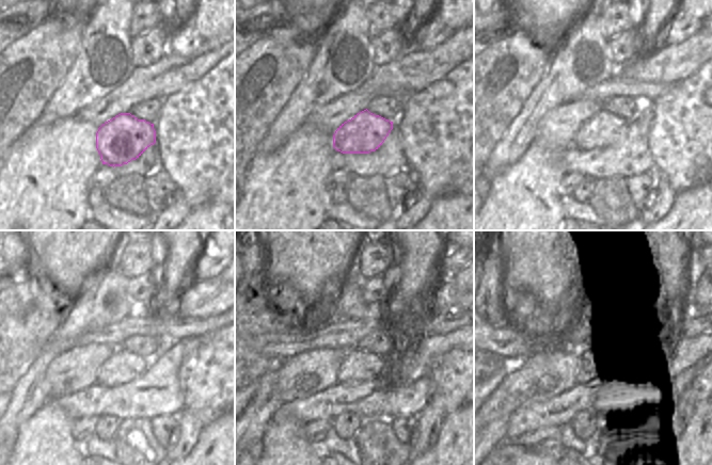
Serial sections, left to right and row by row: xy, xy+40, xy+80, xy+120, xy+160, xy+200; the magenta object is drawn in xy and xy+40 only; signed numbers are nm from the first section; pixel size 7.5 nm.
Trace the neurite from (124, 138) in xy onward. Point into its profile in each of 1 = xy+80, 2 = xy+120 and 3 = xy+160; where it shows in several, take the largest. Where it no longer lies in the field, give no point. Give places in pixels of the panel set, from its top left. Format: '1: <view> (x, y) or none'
1: xy+80 (604, 129)
2: xy+120 (122, 367)
3: xy+160 (358, 366)

